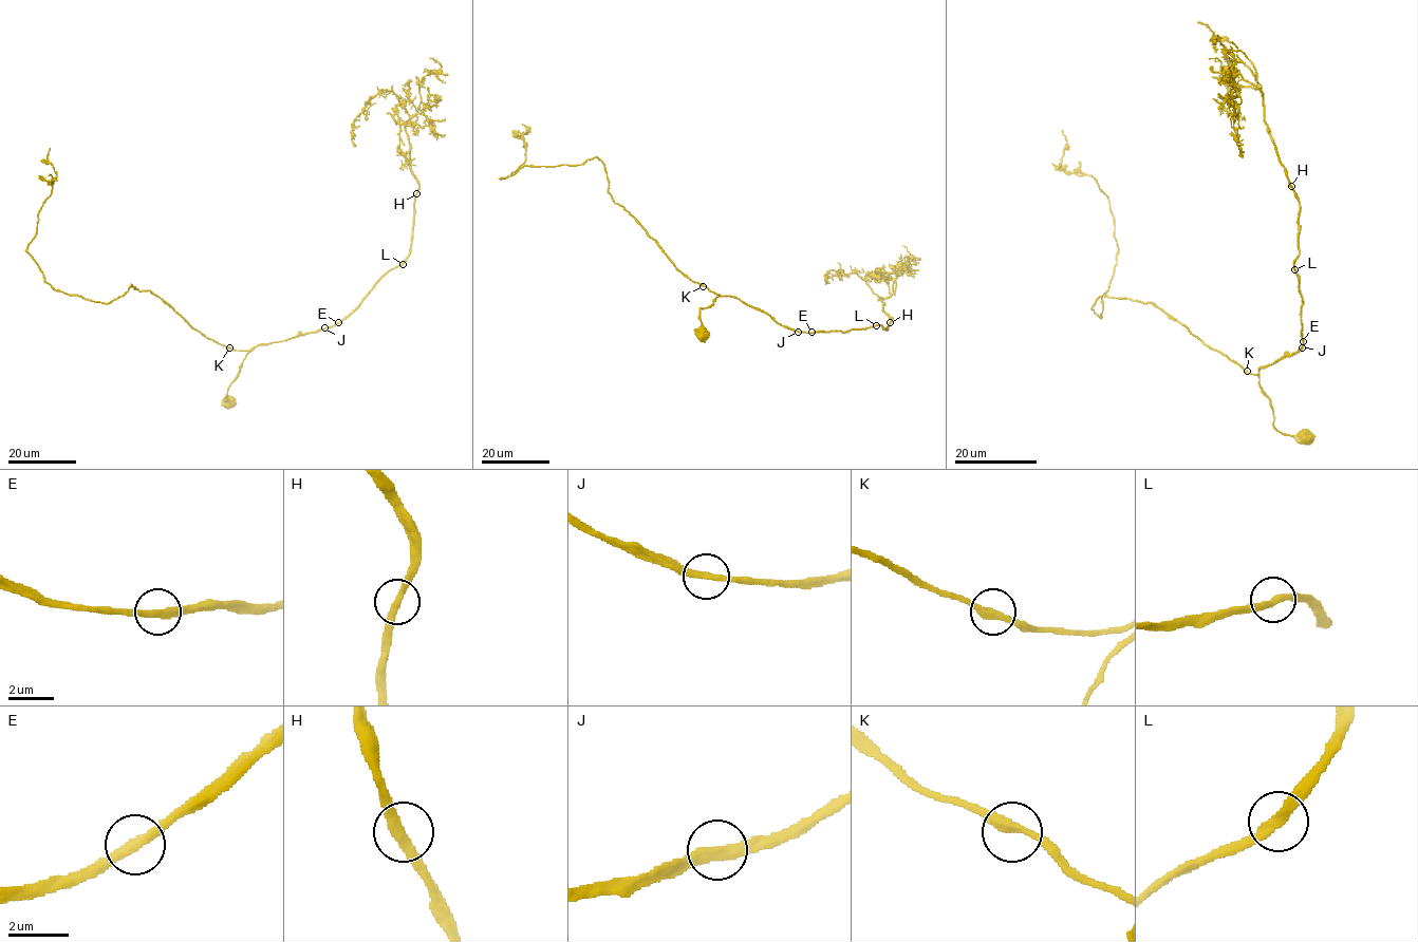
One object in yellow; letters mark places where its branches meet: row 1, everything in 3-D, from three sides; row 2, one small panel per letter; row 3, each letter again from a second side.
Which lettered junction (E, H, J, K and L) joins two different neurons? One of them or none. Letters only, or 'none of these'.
none of these

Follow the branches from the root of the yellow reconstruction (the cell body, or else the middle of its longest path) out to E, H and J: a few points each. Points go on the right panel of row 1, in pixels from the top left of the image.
E: (1304, 434), (1281, 433), (1273, 426), (1272, 409), (1260, 383), (1258, 373), (1261, 368), (1293, 355), (1303, 341)
H: (1304, 434), (1281, 433), (1273, 426), (1258, 373), (1303, 345), (1303, 300), (1294, 268), (1300, 203), (1291, 185)
J: (1304, 434), (1281, 433), (1273, 426), (1272, 409), (1260, 383), (1258, 373), (1261, 368), (1293, 355), (1302, 347)

